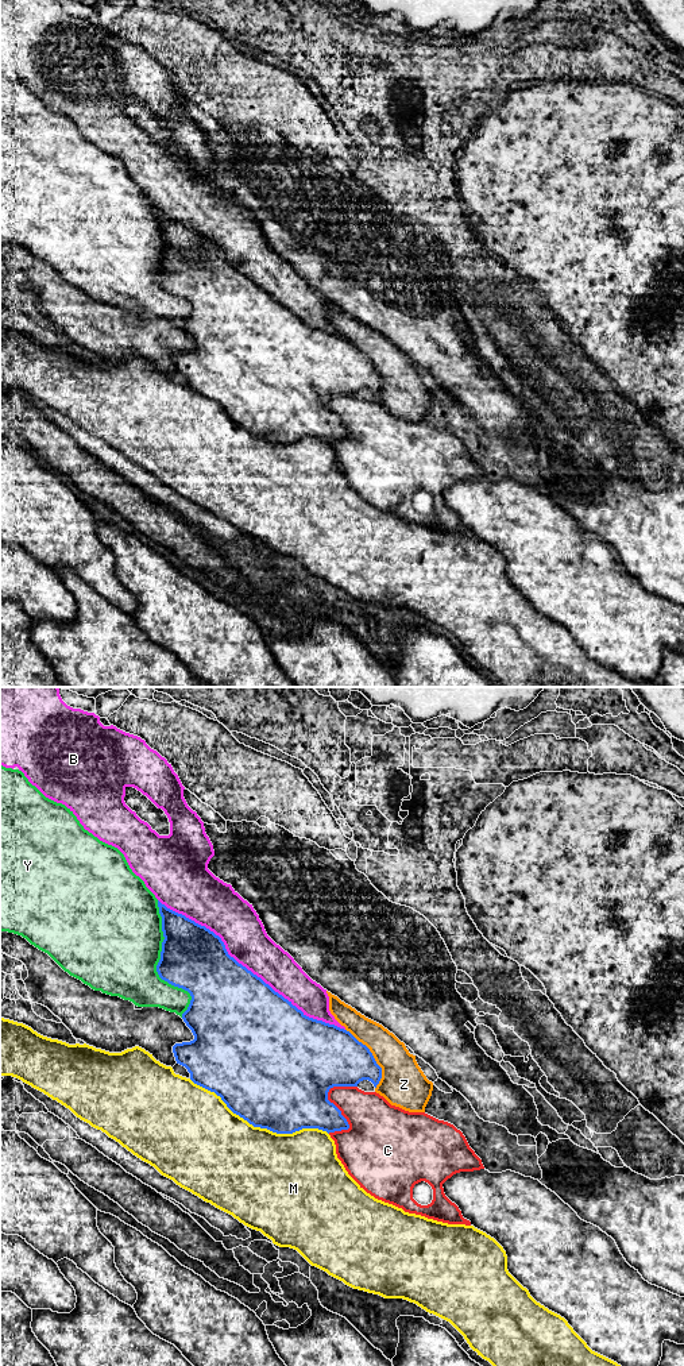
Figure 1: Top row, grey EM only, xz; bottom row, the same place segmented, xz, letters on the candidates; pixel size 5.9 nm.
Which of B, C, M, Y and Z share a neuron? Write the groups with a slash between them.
B / C / M / Y / Z

